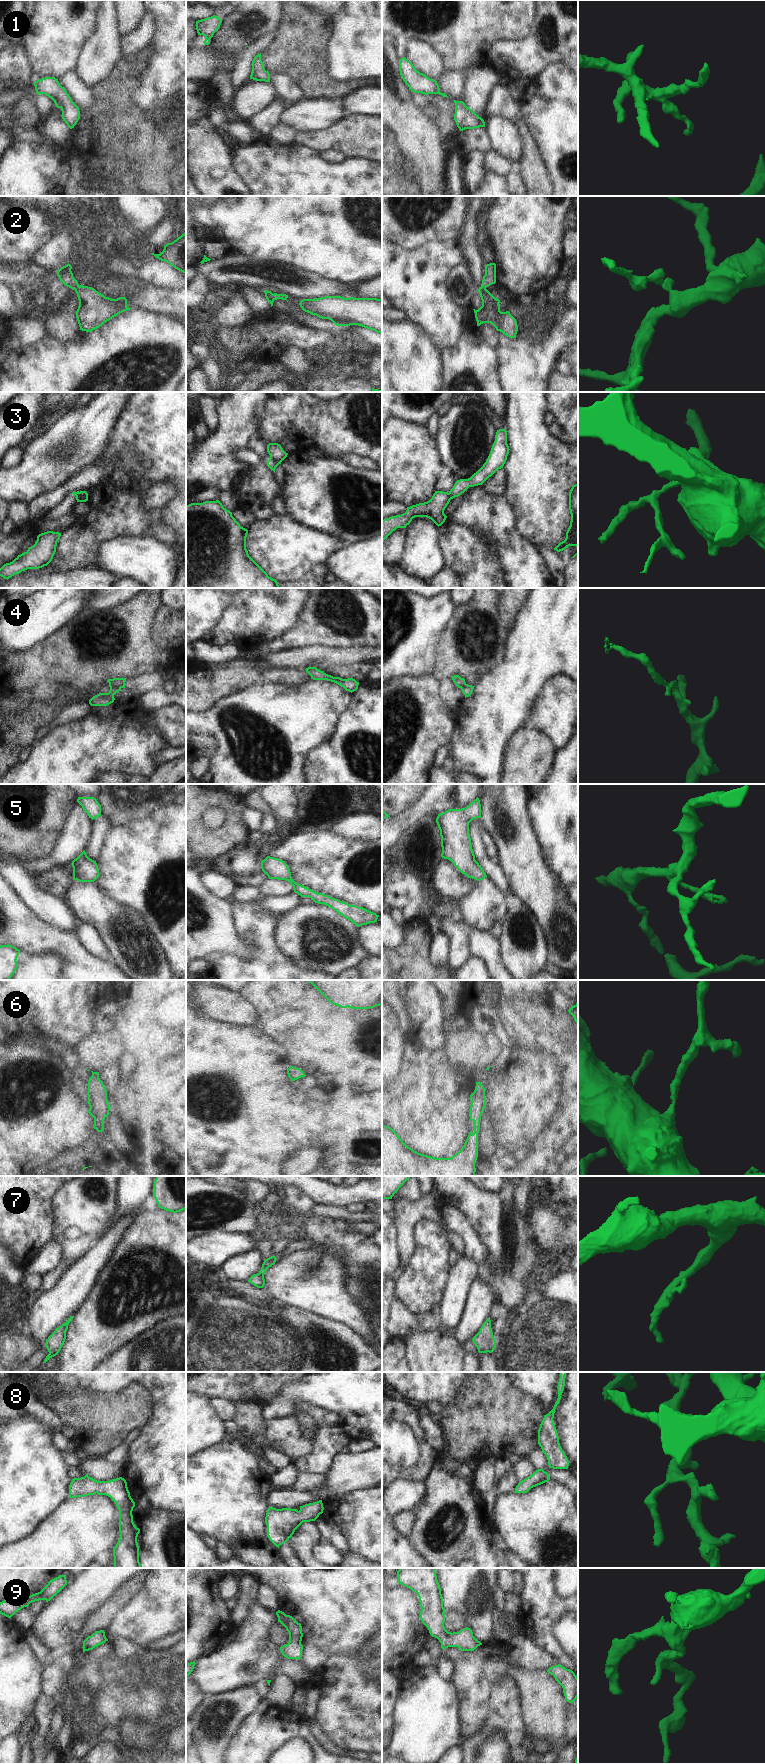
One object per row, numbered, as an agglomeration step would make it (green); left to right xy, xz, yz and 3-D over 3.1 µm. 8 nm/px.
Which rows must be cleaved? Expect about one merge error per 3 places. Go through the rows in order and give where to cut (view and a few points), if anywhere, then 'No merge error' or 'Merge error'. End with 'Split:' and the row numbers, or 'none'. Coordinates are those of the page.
1: No split. No merge error
2: No split. No merge error
3: Split along xz (270, 457), (280, 463). Merge error
4: Split along xy (120, 687), (110, 688). Merge error
5: No split. No merge error
6: No split. No merge error
7: No split. No merge error
8: No split. No merge error
9: No split. No merge error
Split: 3, 4

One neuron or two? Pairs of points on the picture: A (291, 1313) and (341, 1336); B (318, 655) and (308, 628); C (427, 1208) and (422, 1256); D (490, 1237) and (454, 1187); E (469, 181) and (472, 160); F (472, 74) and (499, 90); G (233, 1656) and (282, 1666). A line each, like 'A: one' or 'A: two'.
A: one
B: two
C: two
D: one
E: one
F: two
G: one

